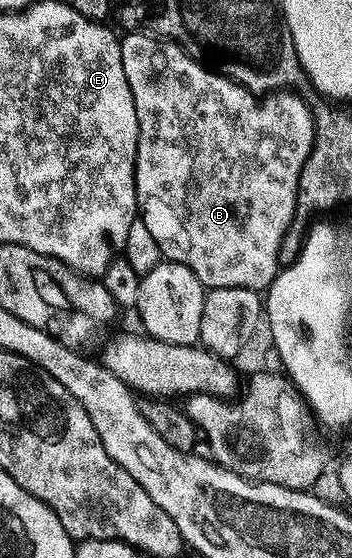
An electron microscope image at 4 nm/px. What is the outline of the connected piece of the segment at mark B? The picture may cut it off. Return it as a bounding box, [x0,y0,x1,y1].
[122,33,315,293]

